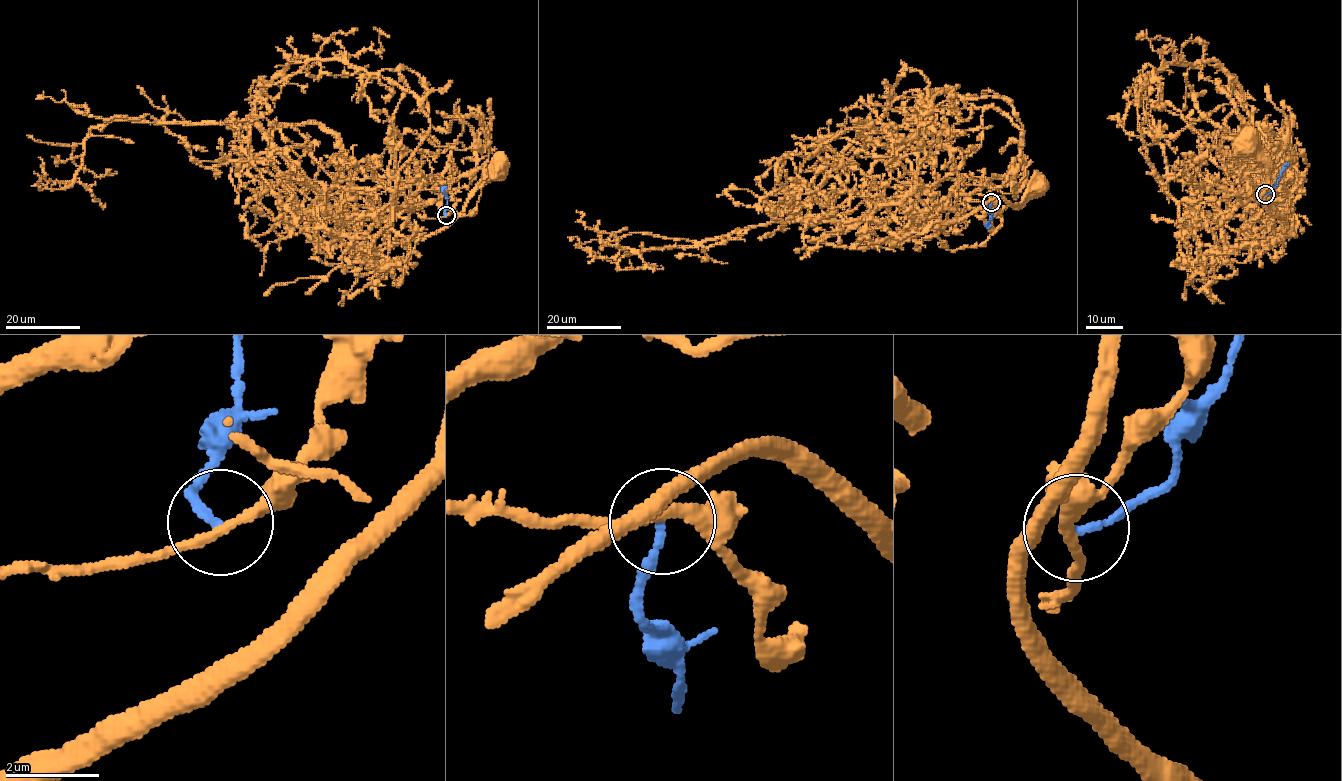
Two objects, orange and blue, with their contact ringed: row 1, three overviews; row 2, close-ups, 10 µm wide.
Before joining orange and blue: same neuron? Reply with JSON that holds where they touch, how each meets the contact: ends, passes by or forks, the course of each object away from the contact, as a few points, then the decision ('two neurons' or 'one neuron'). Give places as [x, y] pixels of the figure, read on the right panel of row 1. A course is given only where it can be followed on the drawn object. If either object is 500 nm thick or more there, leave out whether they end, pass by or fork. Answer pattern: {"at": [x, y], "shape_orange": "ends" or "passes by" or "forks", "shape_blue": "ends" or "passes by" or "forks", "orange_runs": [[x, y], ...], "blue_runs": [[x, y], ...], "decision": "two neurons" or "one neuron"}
{"at": [1265, 194], "shape_orange": "passes by", "shape_blue": "ends", "orange_runs": [[1265, 194], [1273, 176], [1289, 194], [1296, 235], [1261, 201], [1268, 167], [1247, 140]], "blue_runs": [[1265, 194], [1274, 190], [1288, 163]], "decision": "two neurons"}

